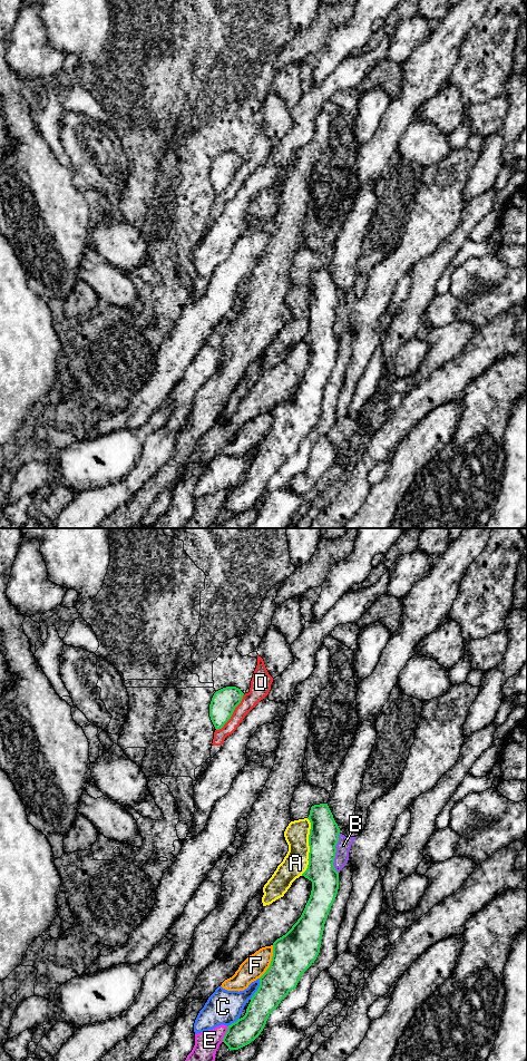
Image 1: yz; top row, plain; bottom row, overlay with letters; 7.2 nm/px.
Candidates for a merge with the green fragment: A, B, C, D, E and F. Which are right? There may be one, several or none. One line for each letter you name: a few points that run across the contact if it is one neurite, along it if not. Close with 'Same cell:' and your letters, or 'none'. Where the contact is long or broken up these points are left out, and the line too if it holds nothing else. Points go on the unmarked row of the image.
Same cell: none

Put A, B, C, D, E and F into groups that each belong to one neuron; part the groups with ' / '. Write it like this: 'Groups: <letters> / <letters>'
Groups: A / B E / C / D / F

